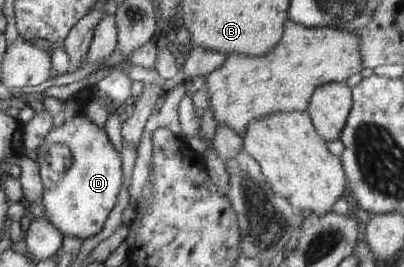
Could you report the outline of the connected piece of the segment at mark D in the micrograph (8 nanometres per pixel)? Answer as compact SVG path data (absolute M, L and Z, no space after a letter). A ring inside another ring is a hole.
M81 110L52 130L37 148L37 165L43 186L41 203L45 206L46 217L62 234L85 240L96 236L104 226L108 214L118 200L122 186L122 159L120 153L108 140L106 131L101 129Z

